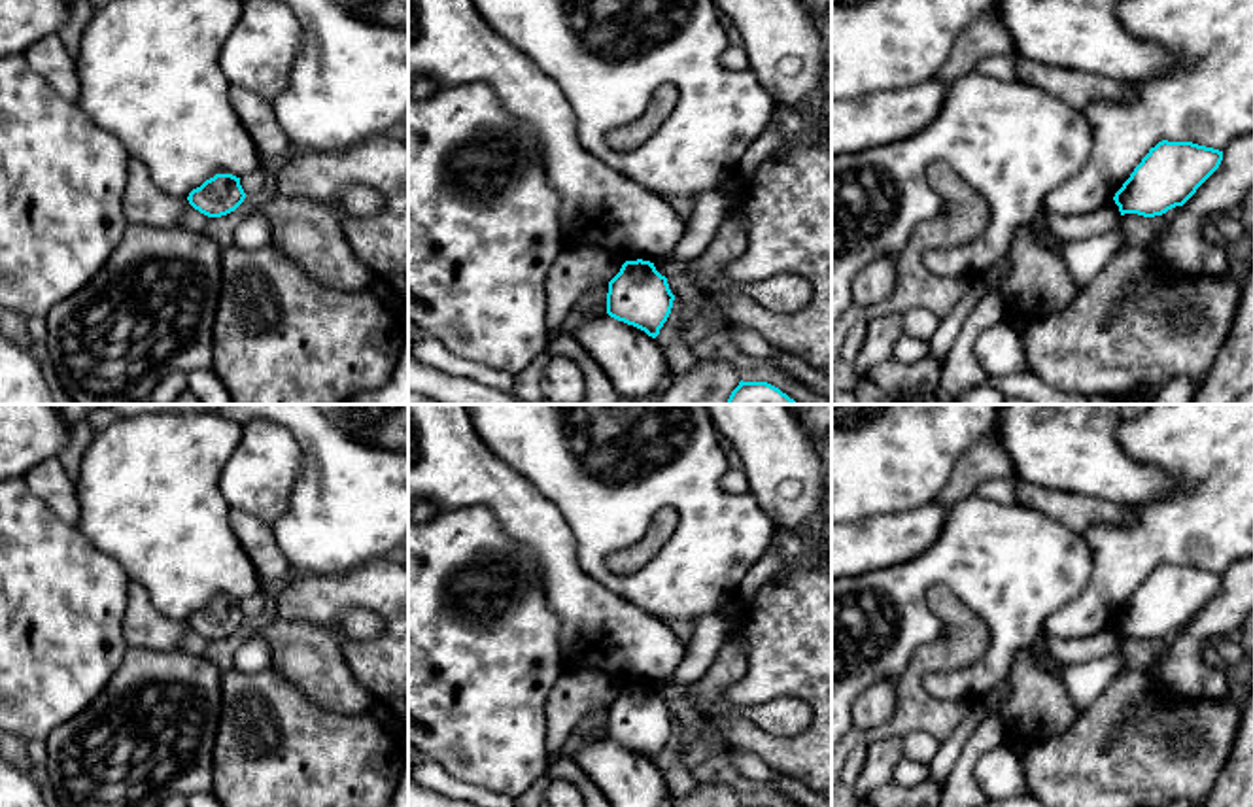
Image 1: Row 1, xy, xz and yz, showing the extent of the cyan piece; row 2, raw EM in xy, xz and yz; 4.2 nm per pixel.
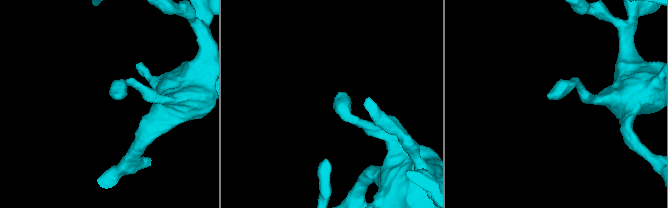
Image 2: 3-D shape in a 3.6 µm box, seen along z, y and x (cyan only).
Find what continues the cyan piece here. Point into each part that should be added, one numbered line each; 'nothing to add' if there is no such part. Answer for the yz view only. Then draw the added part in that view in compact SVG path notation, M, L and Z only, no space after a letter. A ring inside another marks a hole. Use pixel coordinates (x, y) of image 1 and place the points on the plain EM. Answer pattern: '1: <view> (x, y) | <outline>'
nothing to add

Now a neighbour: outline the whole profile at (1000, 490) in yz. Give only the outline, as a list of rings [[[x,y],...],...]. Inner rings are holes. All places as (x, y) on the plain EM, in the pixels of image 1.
[[[1013,478],[985,480],[975,488],[975,495],[1002,505],[1019,503]]]

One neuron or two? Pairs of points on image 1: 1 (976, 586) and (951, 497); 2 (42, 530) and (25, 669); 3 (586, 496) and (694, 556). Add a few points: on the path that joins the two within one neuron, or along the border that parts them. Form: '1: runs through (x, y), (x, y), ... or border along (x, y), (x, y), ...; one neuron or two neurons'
1: border along (974, 492), (947, 509); two neurons
2: runs through (36, 564), (34, 635); one neuron
3: runs through (622, 496), (673, 496), (694, 520); one neuron

